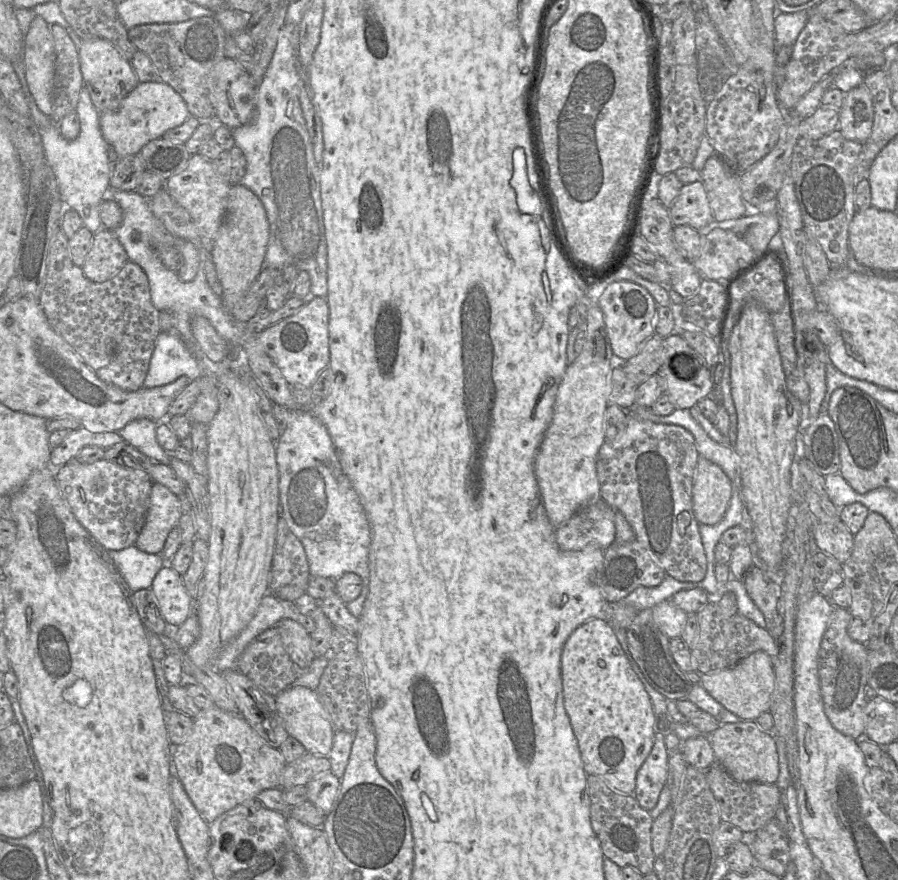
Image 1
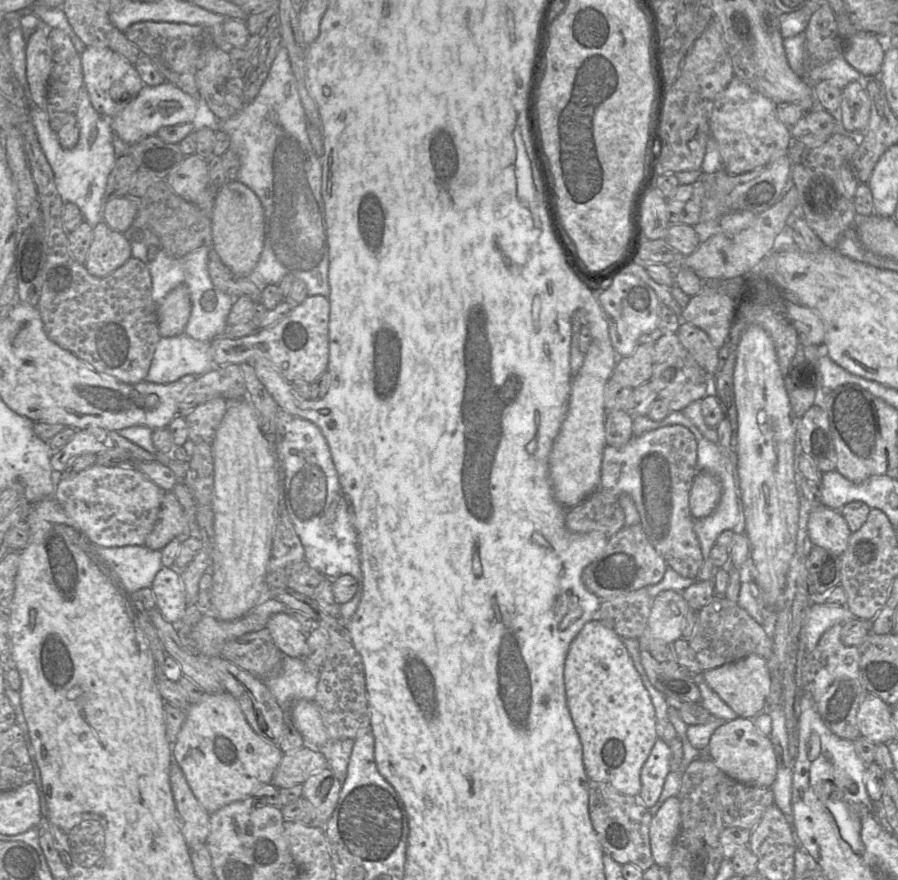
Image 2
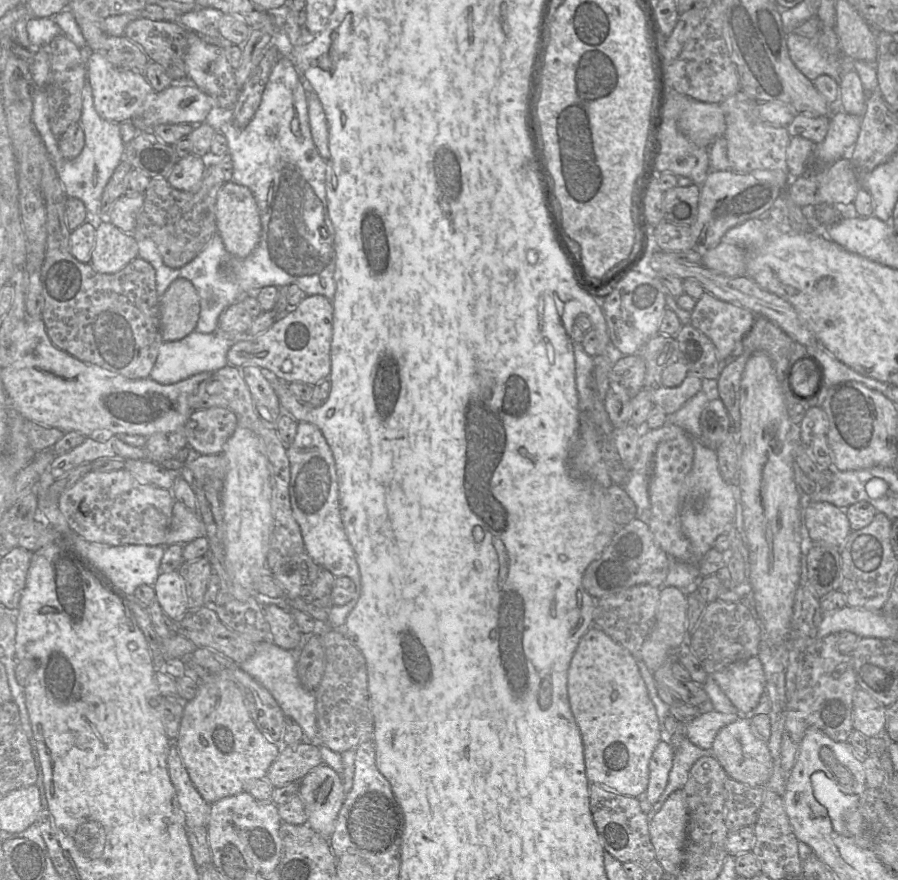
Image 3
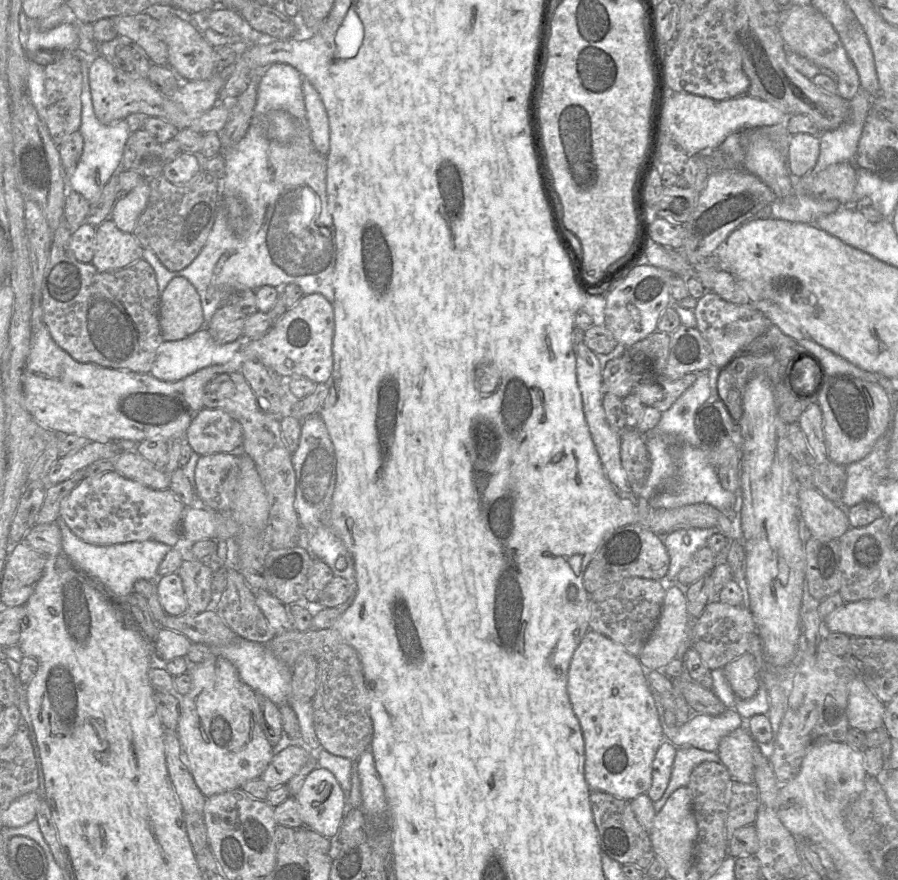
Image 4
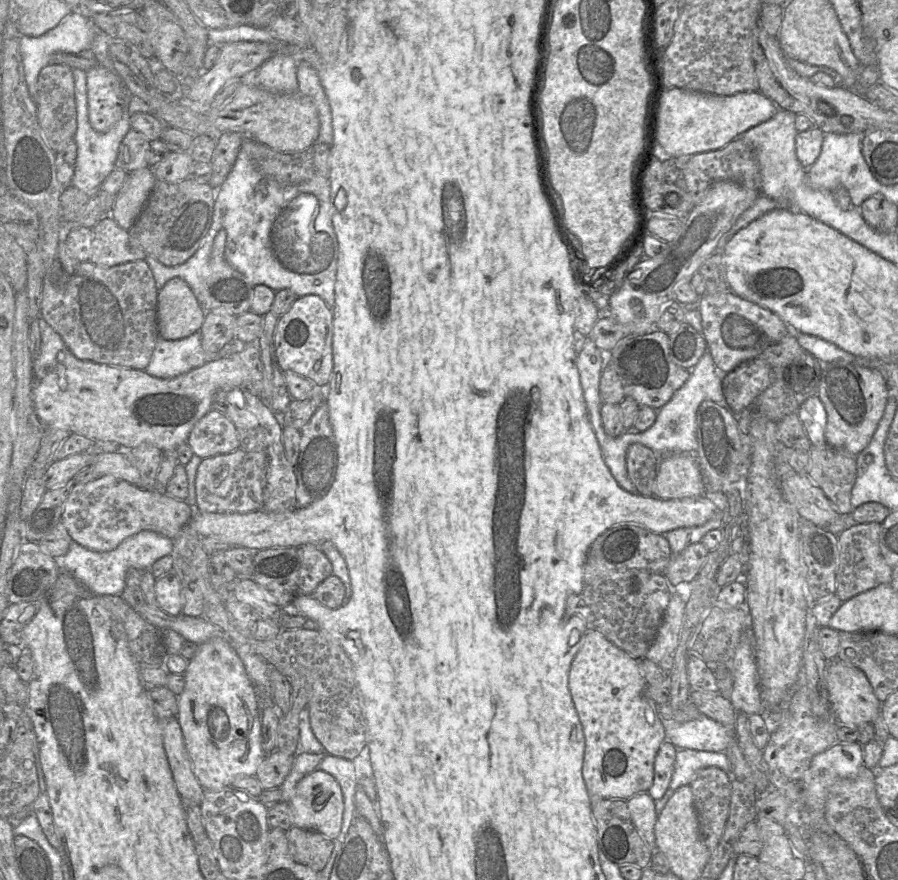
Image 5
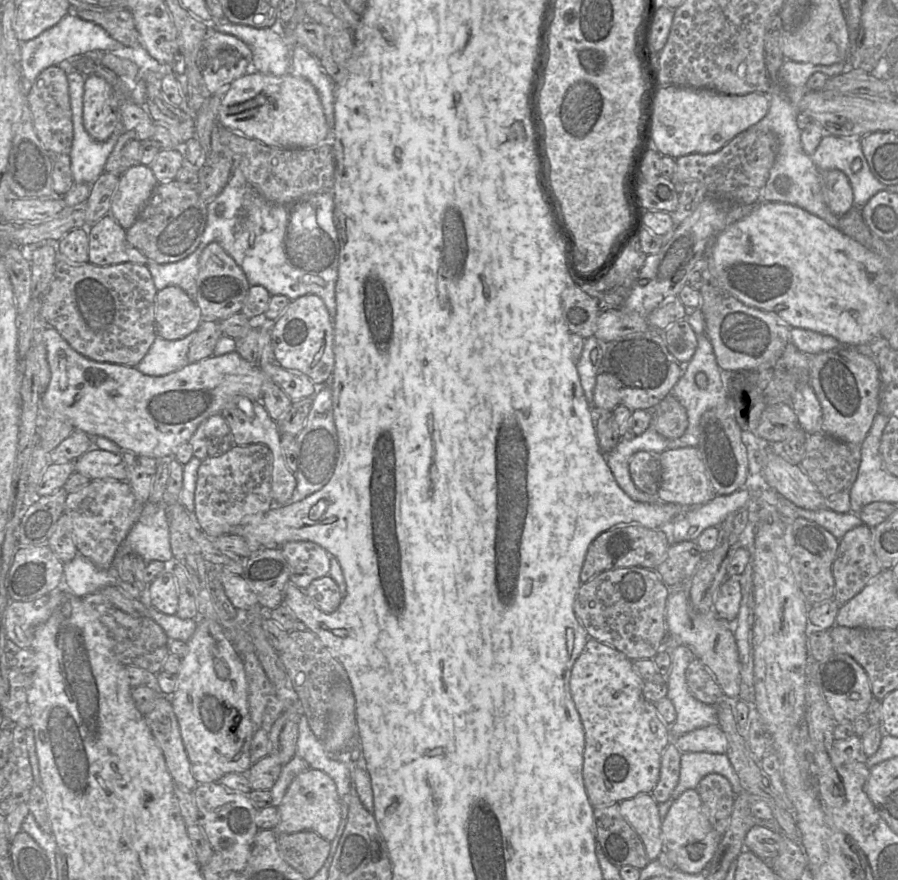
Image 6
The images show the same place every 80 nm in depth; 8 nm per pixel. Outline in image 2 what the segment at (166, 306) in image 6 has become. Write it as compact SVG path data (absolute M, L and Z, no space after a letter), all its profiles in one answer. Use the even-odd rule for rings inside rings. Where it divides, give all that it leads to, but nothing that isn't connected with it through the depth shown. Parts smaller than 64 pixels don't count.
M186 285L172 289L158 305L158 330L163 338L184 333L191 313L191 300Z

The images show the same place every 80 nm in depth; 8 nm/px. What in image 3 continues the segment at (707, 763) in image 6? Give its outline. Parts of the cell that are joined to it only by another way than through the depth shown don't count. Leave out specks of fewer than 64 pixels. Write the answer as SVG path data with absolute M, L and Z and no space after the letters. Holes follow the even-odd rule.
M686 736L683 737L679 747L675 750L673 766L669 773L667 786L659 800L652 804L651 814L655 814L660 810L670 794L676 790L683 789L692 766L704 756L711 756L711 750L701 749L694 745Z

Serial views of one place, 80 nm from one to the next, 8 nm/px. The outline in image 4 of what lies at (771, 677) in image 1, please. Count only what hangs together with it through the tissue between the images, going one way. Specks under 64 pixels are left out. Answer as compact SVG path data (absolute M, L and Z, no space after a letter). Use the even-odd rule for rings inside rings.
M743 654L726 664L723 671L736 697L749 699L756 694L760 680L753 655Z

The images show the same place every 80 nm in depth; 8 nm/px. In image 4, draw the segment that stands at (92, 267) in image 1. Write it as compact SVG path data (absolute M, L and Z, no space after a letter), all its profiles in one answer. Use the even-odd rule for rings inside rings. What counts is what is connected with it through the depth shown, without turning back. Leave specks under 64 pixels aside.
M107 218L96 227L91 263L100 272L116 271L141 259L143 250L132 233L124 233Z

